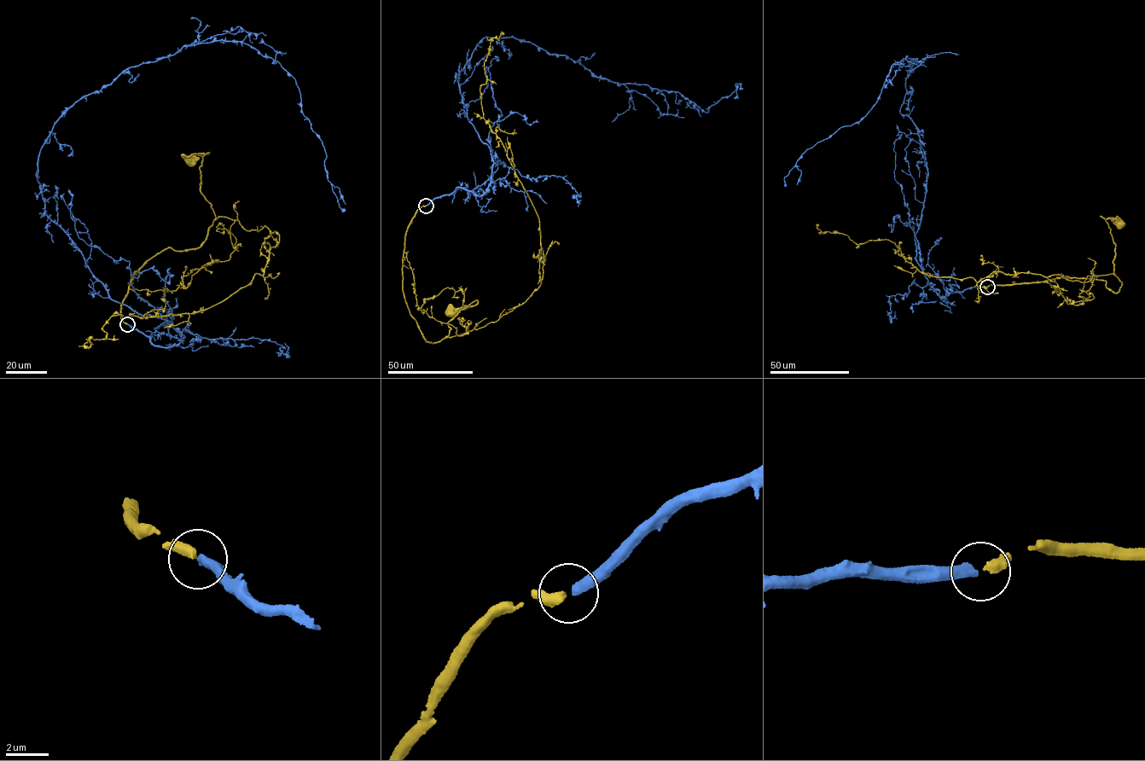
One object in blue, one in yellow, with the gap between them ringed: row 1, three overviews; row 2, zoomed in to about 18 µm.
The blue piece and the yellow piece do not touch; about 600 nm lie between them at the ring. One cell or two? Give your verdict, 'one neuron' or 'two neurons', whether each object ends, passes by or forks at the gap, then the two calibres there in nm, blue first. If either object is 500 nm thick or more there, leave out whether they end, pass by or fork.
one neuron; blue ends there; yellow ends there; 400 nm thick on the blue side, 420 nm on the other

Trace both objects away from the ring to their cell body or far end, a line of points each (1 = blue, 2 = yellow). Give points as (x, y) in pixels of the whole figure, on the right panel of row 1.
1: (987, 287), (944, 300), (915, 258), (927, 172), (900, 113), (912, 58), (784, 185)
2: (987, 287), (1066, 276), (1102, 280), (1117, 293), (1121, 282), (1113, 274), (1115, 243), (1101, 216), (1120, 224)

